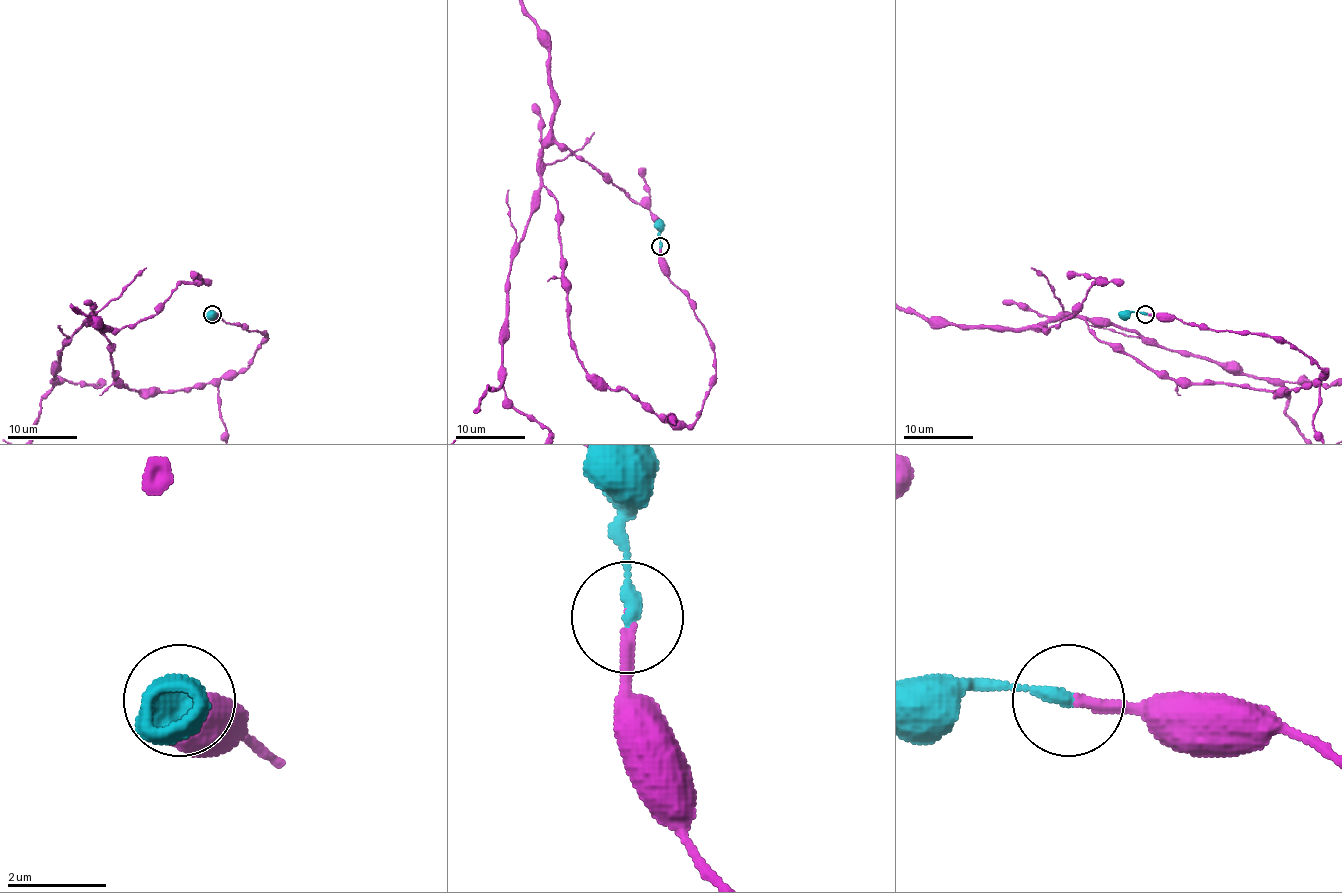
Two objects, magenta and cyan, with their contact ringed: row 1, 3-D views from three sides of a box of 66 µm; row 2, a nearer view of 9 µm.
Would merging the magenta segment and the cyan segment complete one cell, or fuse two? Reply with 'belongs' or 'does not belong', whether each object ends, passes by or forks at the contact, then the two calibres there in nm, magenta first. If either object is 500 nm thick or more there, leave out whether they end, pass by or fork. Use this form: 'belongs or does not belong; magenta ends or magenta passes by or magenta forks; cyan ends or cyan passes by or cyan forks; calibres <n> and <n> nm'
belongs; magenta ends; cyan ends; calibres 190 and 280 nm

